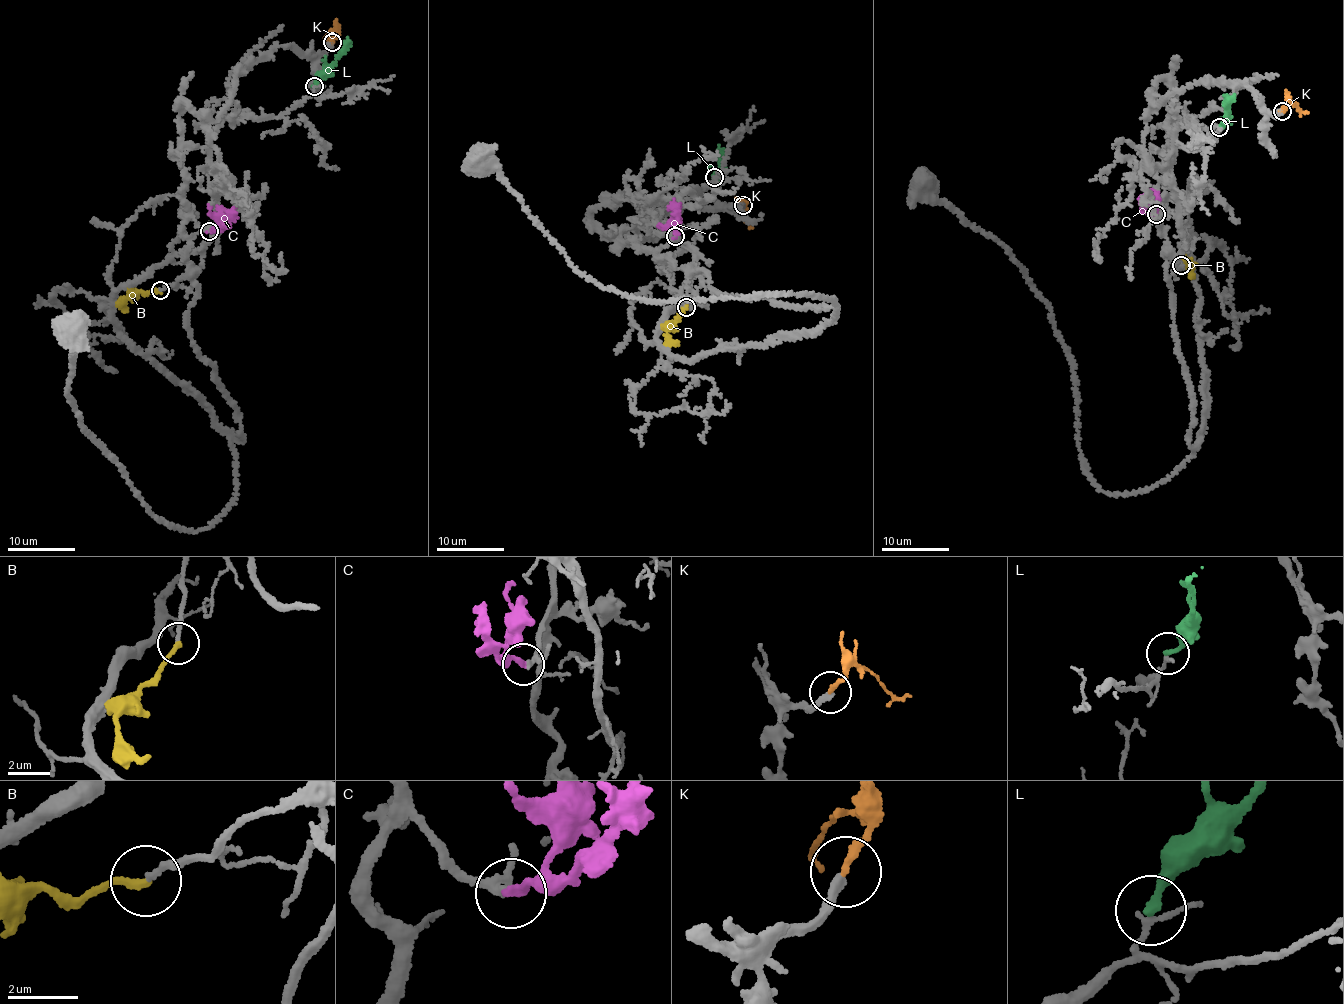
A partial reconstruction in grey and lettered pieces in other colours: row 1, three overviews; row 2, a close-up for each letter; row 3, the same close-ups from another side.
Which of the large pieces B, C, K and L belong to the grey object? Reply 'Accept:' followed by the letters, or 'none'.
Accept: B, C

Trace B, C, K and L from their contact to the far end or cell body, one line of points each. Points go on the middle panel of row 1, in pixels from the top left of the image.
B: (686, 307), (669, 323), (666, 332), (677, 344)
C: (674, 236), (673, 199)
K: (742, 205), (751, 228)
L: (714, 178), (720, 167), (719, 145)

